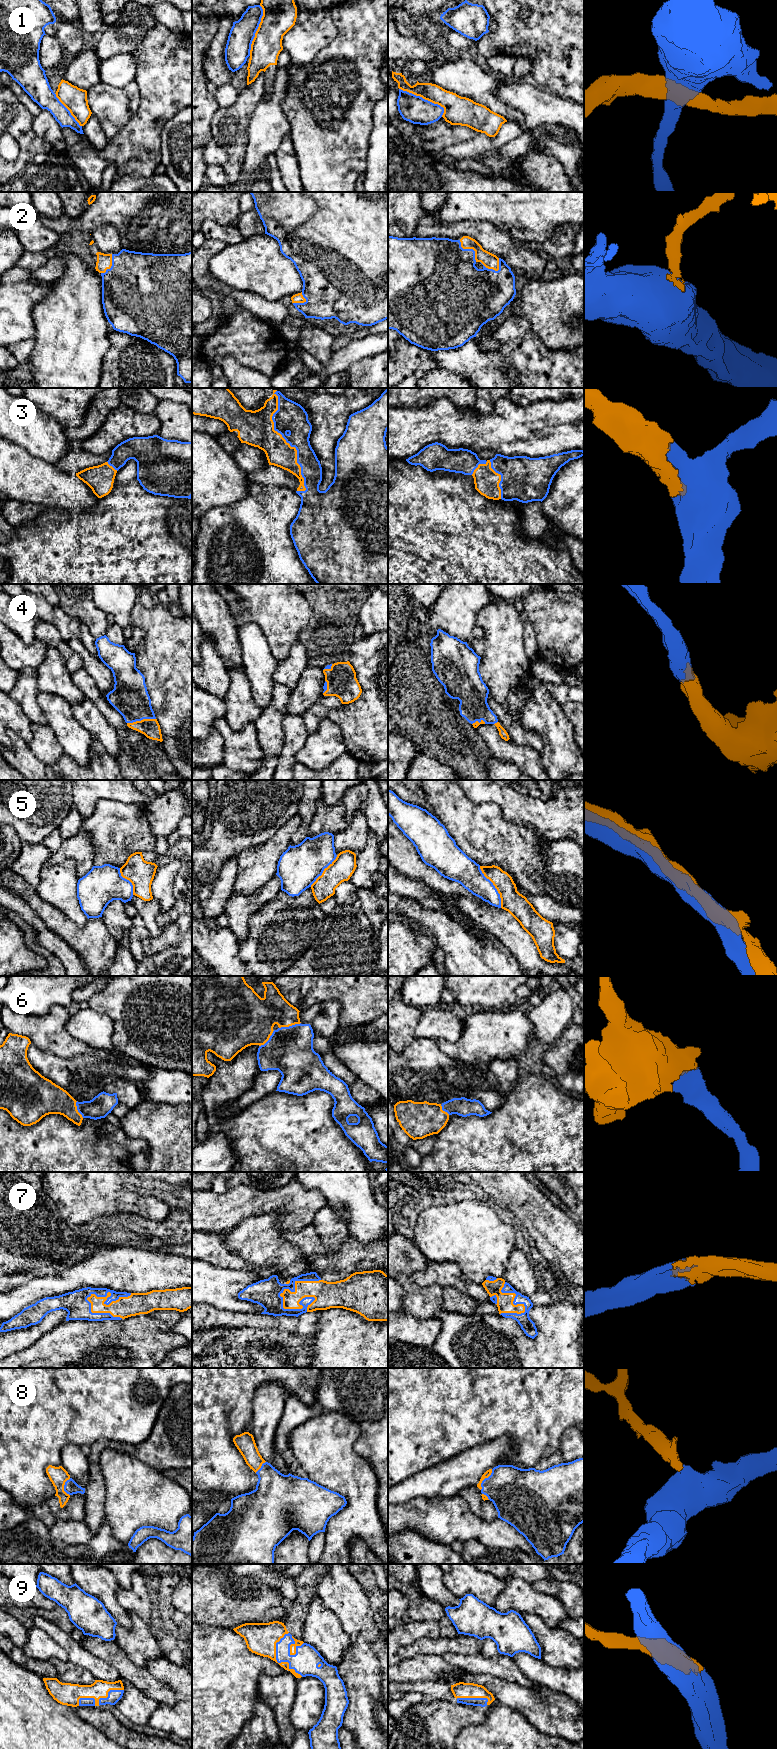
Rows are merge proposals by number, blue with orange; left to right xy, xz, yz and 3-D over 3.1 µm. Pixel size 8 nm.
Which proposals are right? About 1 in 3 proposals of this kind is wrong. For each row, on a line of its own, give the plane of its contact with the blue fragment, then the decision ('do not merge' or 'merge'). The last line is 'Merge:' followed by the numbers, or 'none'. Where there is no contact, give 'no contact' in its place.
1: contact in yz; do not merge
2: contact in yz; merge
3: contact in xz; merge
4: contact in xy; merge
5: contact in yz; do not merge
6: contact in xz; merge
7: contact in xz; merge
8: contact in yz; merge
9: contact in xz; merge
Merge: 2, 3, 4, 6, 7, 8, 9

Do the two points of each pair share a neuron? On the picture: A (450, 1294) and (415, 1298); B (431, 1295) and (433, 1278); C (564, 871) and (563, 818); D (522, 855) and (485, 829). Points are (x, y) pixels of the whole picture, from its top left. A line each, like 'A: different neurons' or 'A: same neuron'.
A: different neurons
B: different neurons
C: different neurons
D: same neuron

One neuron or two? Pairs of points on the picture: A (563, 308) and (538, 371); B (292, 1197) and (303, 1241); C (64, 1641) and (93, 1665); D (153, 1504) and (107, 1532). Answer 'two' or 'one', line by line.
A: two
B: two
C: one
D: two

